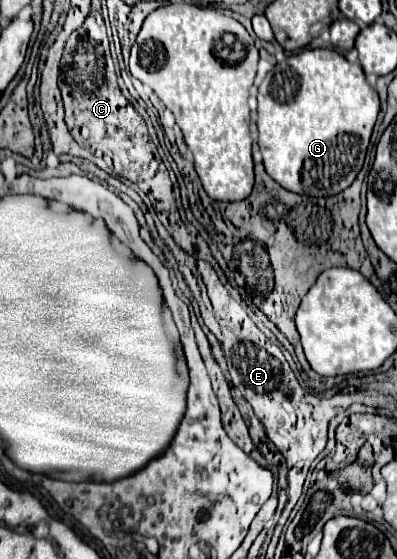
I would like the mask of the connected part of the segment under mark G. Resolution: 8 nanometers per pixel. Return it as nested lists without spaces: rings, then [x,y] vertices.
[[[305,49],[277,63],[259,85],[259,149],[263,153],[265,171],[285,189],[329,197],[345,191],[359,175],[369,147],[371,131],[379,113],[379,95],[367,83],[359,63],[349,63],[333,49]]]

